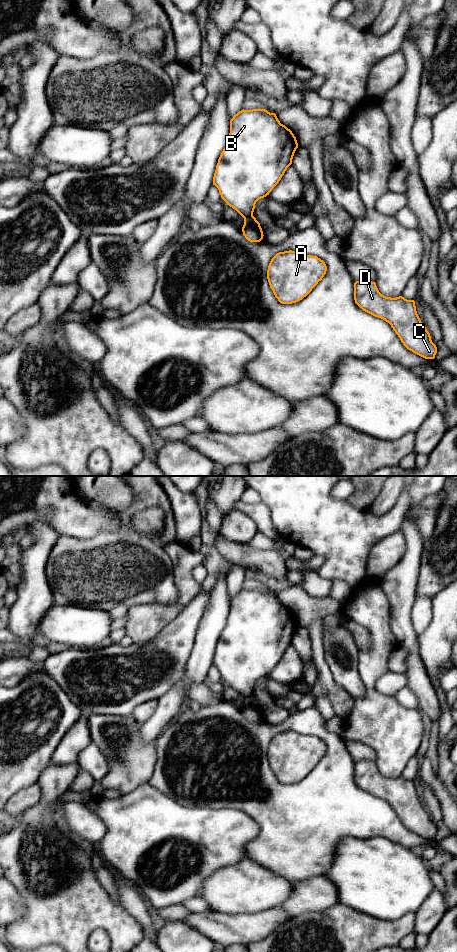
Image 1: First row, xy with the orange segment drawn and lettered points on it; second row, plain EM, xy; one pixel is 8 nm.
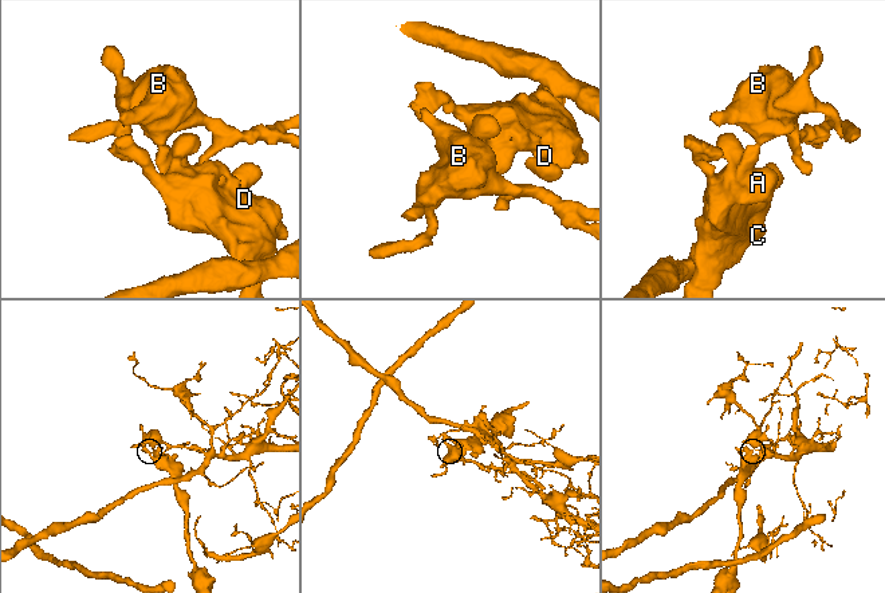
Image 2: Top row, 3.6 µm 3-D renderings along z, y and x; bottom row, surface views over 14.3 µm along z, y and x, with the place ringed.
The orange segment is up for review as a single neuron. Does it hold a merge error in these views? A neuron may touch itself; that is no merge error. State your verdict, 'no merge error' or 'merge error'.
merge error

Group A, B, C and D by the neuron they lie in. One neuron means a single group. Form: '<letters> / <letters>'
A C D / B

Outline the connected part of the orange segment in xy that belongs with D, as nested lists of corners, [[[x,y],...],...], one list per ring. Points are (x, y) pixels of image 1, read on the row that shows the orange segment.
[[[365,279],[354,283],[354,300],[363,311],[388,322],[408,350],[425,359],[435,358],[437,347],[417,314],[414,300],[402,296],[386,297],[379,292],[375,282]]]

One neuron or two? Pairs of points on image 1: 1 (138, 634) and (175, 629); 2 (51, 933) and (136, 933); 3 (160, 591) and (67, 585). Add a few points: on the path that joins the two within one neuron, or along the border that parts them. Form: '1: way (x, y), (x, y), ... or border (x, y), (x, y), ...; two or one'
1: border (178, 615), (155, 637); two
2: way (72, 922), (115, 922); one
3: way (137, 585), (90, 585); one

